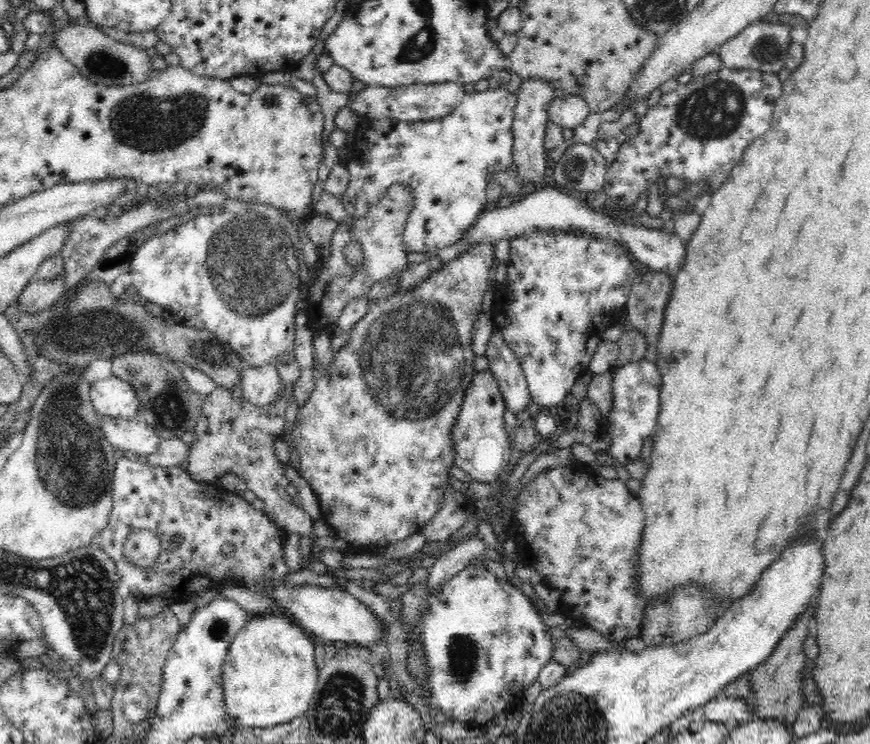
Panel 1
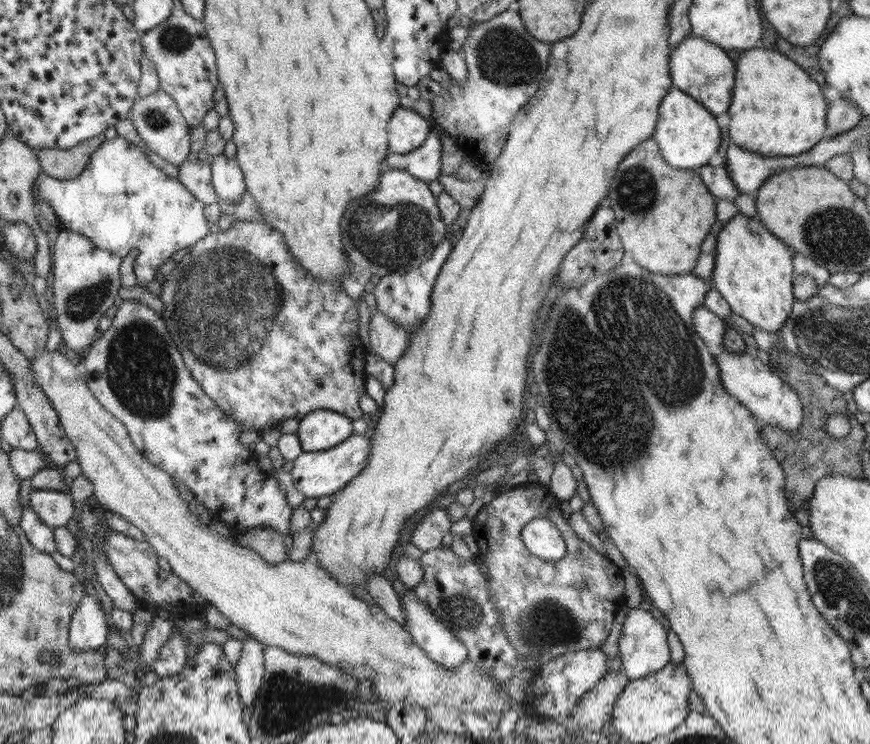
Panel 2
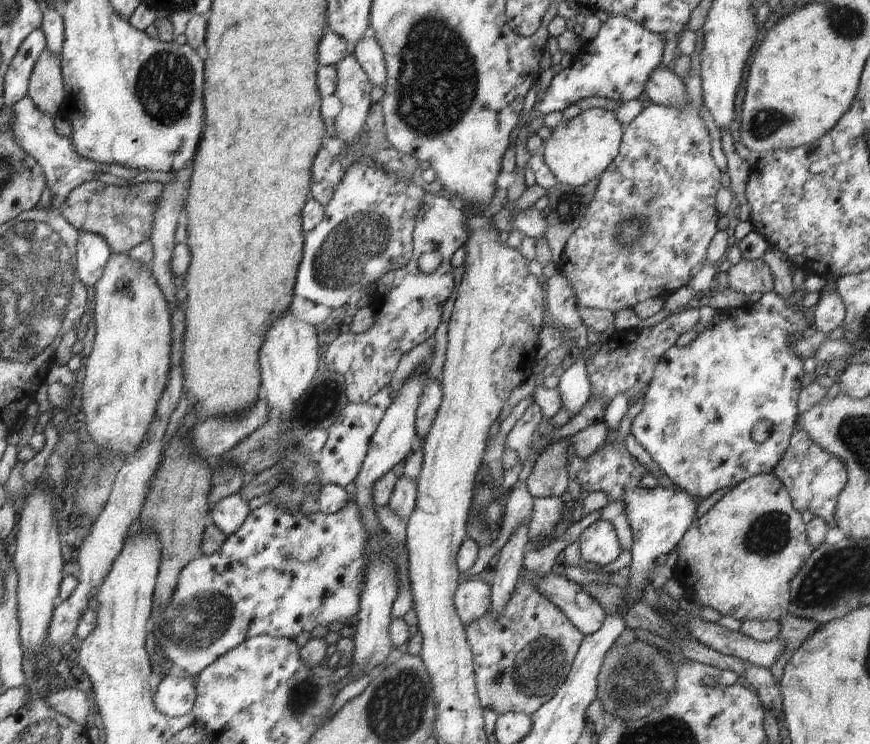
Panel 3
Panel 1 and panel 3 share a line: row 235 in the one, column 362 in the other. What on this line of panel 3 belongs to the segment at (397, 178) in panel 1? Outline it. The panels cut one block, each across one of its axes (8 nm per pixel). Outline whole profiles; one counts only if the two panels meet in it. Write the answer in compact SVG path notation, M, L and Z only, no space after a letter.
M390 384L384 389L381 389L374 397L371 397L364 403L349 403L333 421L333 424L328 428L329 438L324 449L318 453L317 466L319 469L319 482L322 485L337 485L344 489L348 484L354 483L355 479L359 476L362 464L366 459L369 447L375 434L376 428L385 416L385 411L391 408L394 400L394 392Z

